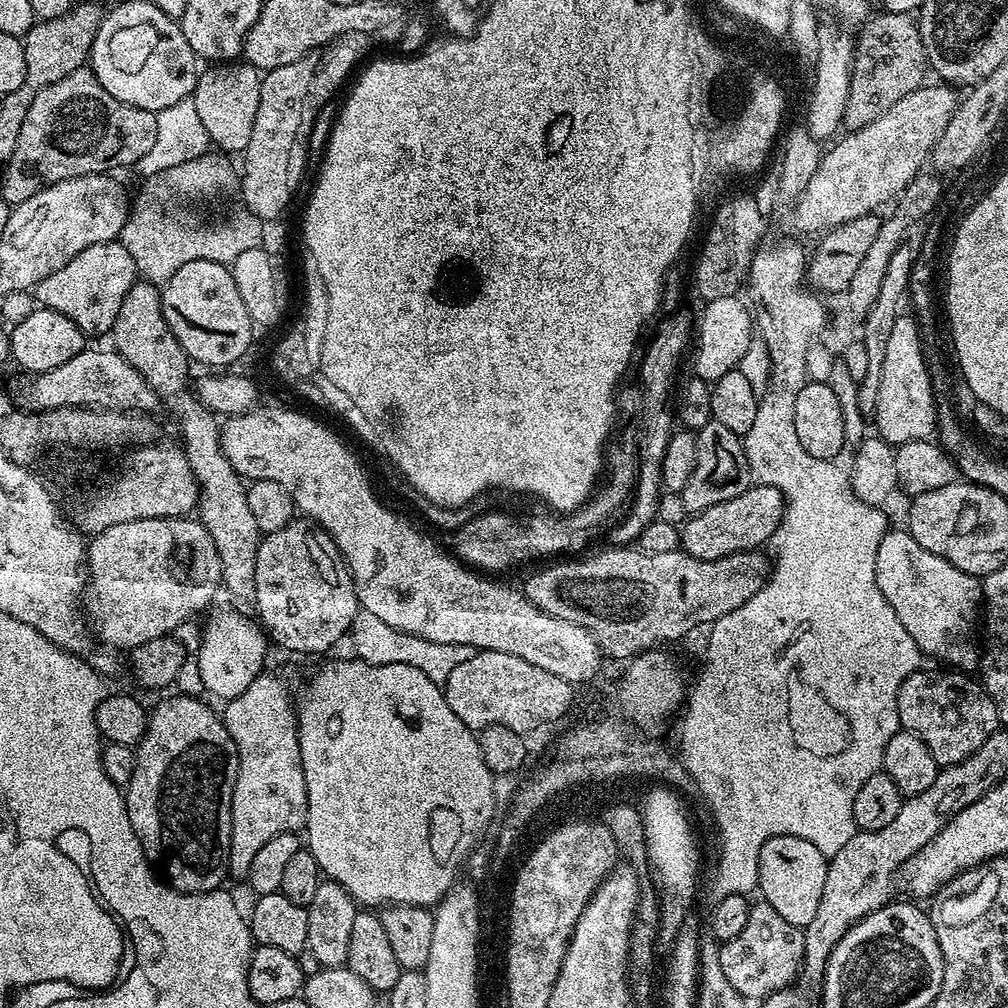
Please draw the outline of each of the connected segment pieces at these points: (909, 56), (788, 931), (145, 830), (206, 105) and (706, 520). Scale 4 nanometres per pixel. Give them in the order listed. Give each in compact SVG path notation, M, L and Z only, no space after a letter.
M900 14L892 21L887 15L872 16L864 24L860 37L854 40L852 82L844 107L843 127L848 132L865 128L874 118L886 114L894 102L906 98L925 83L926 61L924 47L918 35L918 24L911 15Z
M764 899L749 907L746 924L732 940L719 945L720 962L727 982L737 994L752 1002L759 1002L773 994L779 994L797 979L800 963L804 959L804 934L786 922Z
M175 694L168 696L156 709L148 712L148 724L144 727L144 735L140 737L139 744L135 745L136 761L134 762L134 778L126 785L124 795L124 808L129 812L130 825L134 828L134 834L138 836L138 842L142 846L145 856L162 873L163 879L177 888L179 892L215 892L221 887L224 876L229 875L228 851L230 850L230 806L234 794L234 782L238 770L238 754L230 734L226 730L223 719L208 704L203 704L203 699L195 696Z
M240 62L235 66L208 66L196 78L196 88L191 98L211 143L216 144L221 153L243 153L250 142L250 133L254 130L254 114L258 114L261 73L247 63Z
M769 484L750 486L734 498L718 502L718 506L689 515L680 528L680 548L686 554L703 560L717 560L735 552L751 552L771 541L783 513L784 495L777 488Z

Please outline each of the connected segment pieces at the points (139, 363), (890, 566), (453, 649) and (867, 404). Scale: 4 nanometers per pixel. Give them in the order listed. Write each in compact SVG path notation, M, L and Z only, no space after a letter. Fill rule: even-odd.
M147 282L132 285L119 308L110 338L114 340L115 351L142 374L144 381L159 397L174 398L170 402L170 412L181 425L183 450L199 488L198 519L206 526L210 538L214 538L214 546L222 562L223 589L240 600L255 601L254 570L262 533L258 522L254 522L254 513L250 511L245 481L236 473L234 466L230 466L220 446L215 413L209 411L193 393L183 394L192 366L162 314L160 292L155 285Z
M892 528L885 532L878 546L875 559L875 581L878 588L882 590L886 602L889 602L894 614L898 615L898 620L914 639L923 655L938 658L948 663L945 665L966 672L975 671L979 667L980 648L978 640L976 644L974 638L974 624L976 622L977 625L980 614L982 584L977 577L958 570L945 559L923 549L905 529Z
M366 611L356 613L350 641L356 647L355 655L367 664L405 664L406 666L418 666L426 678L430 678L435 684L443 685L445 678L458 666L458 662L468 659L470 650L464 644L435 644L429 640L423 640L417 636L406 634L402 630L396 630L394 626L386 626L382 618Z
M908 236L896 248L894 254L890 258L886 272L884 273L882 285L878 291L878 296L874 304L872 304L868 313L862 318L862 333L860 339L863 345L866 346L866 358L869 359L869 365L862 370L862 375L859 377L857 394L858 394L858 409L864 417L868 418L876 411L876 403L878 402L879 383L882 378L883 359L886 358L887 341L890 339L890 333L894 328L894 322L900 315L900 302L908 292L909 279L912 277L913 264L920 253L922 246L921 239Z

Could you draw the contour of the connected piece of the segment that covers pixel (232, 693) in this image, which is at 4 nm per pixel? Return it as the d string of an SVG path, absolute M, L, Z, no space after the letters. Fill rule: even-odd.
M216 616L204 628L204 641L194 652L198 674L202 674L204 692L221 696L221 701L233 700L254 678L265 671L264 655L270 649L270 640L263 627L248 616Z

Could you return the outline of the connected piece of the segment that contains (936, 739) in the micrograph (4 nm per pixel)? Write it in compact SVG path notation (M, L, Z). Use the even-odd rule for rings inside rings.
M960 670L924 671L907 676L898 690L900 727L926 742L926 750L930 750L937 766L957 764L1001 727L1000 715L987 692L971 675Z

